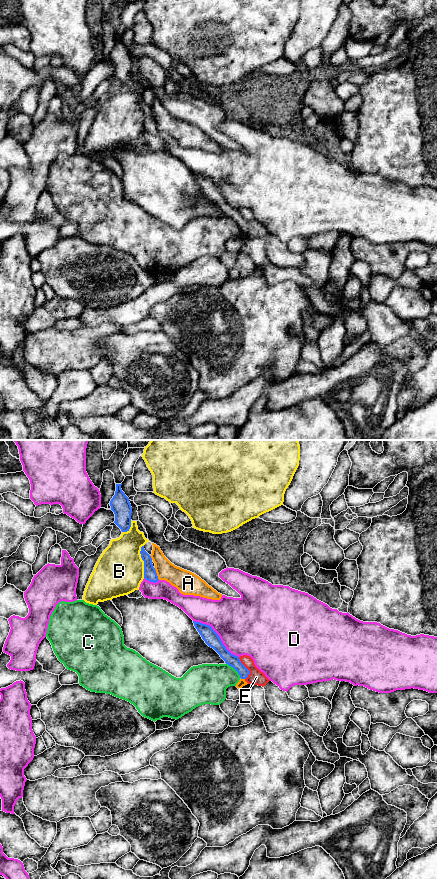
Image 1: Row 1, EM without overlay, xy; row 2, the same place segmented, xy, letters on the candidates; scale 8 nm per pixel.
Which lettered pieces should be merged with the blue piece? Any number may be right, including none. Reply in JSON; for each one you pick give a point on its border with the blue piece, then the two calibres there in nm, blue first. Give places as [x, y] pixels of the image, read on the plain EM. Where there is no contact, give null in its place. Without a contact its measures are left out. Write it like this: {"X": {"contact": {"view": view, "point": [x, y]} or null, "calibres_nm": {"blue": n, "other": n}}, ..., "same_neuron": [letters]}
{"E": {"contact": {"view": "xy", "point": [246, 220]}, "calibres_nm": {"blue": 90, "other": 120}}, "same_neuron": ["E"]}

